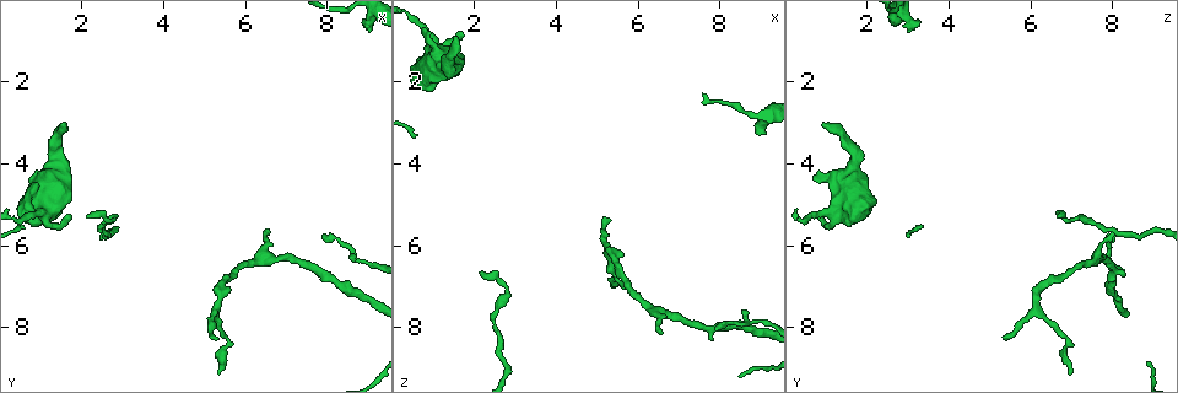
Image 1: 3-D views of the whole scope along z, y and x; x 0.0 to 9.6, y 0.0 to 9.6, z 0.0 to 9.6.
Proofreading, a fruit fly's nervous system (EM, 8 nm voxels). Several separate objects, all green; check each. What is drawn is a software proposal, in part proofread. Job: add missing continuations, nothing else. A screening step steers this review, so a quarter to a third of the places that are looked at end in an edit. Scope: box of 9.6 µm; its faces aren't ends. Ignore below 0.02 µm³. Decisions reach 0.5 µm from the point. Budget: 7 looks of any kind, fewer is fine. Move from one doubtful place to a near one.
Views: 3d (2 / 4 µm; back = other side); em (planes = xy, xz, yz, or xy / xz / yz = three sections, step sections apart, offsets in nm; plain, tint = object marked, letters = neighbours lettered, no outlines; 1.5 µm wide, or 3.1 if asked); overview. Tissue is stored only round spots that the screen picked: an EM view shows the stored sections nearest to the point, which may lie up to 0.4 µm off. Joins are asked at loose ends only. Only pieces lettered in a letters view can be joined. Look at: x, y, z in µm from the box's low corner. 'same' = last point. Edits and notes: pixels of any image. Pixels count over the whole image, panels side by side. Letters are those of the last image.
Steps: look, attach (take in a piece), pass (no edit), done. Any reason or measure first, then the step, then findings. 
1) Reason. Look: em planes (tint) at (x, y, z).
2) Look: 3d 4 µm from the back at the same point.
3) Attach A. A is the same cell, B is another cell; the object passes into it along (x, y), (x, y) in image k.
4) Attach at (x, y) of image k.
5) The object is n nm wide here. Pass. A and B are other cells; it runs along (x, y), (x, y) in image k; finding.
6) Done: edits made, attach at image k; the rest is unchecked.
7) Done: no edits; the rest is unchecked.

Tapers out. Look: em yz step 4 (tint) at (6.55, 5.55, 8.15).

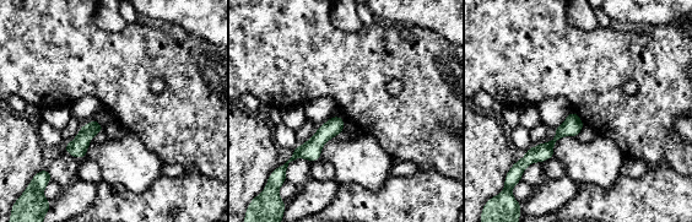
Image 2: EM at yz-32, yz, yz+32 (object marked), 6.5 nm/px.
Cut it another way. Look: em xz step 4 (tint) at the same point.

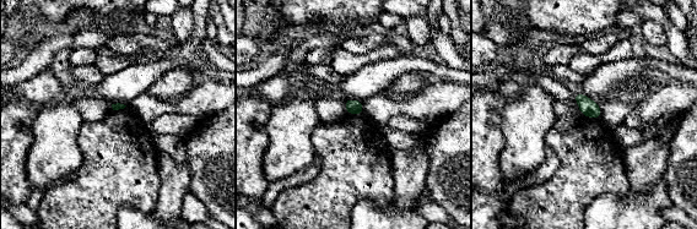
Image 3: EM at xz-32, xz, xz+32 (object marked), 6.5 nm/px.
What lies round it. Look: em xz step 4 (letters) at the same point.

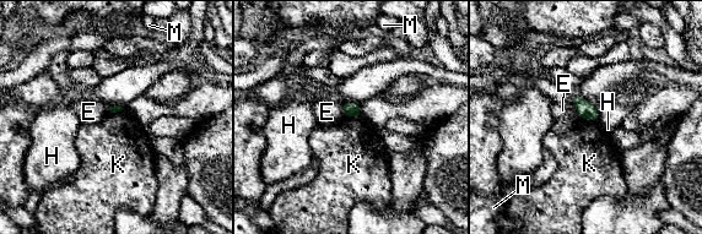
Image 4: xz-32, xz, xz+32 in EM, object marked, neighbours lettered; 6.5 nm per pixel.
Pass. E, H, K and M are other cells; a border runs along (345, 115), (361, 116) in image 4; no lettered piece goes on from it.

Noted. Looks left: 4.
Thin end. Look: 3d 2 µm from the back at (5.10, 8.30, 5.35).

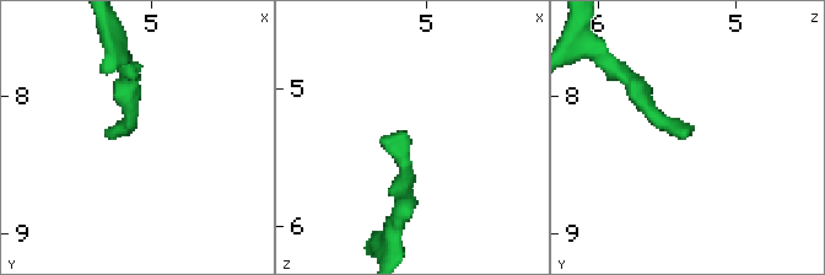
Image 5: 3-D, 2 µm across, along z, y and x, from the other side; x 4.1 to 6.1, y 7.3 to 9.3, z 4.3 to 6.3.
Need the tissue. Look: em planes (plain) at (5.14, 8.24, 5.32).

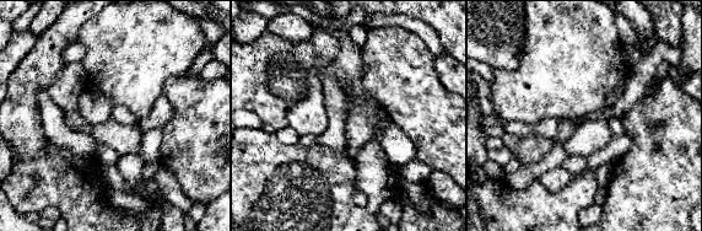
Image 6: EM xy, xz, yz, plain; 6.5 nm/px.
Look: em planes (letters) at the same point.

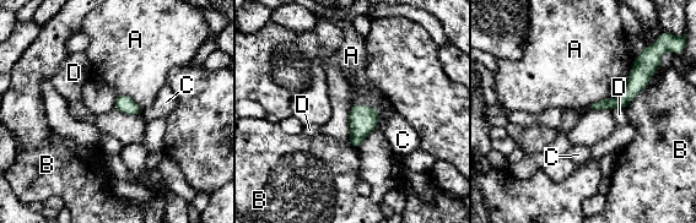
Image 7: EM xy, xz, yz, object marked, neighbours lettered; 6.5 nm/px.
The longest contact is with B, 380 nm. Pass. A, B, C and D are other cells; no lettered piece goes on from it.

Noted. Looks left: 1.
Done: no edits; the rest is unchecked.

